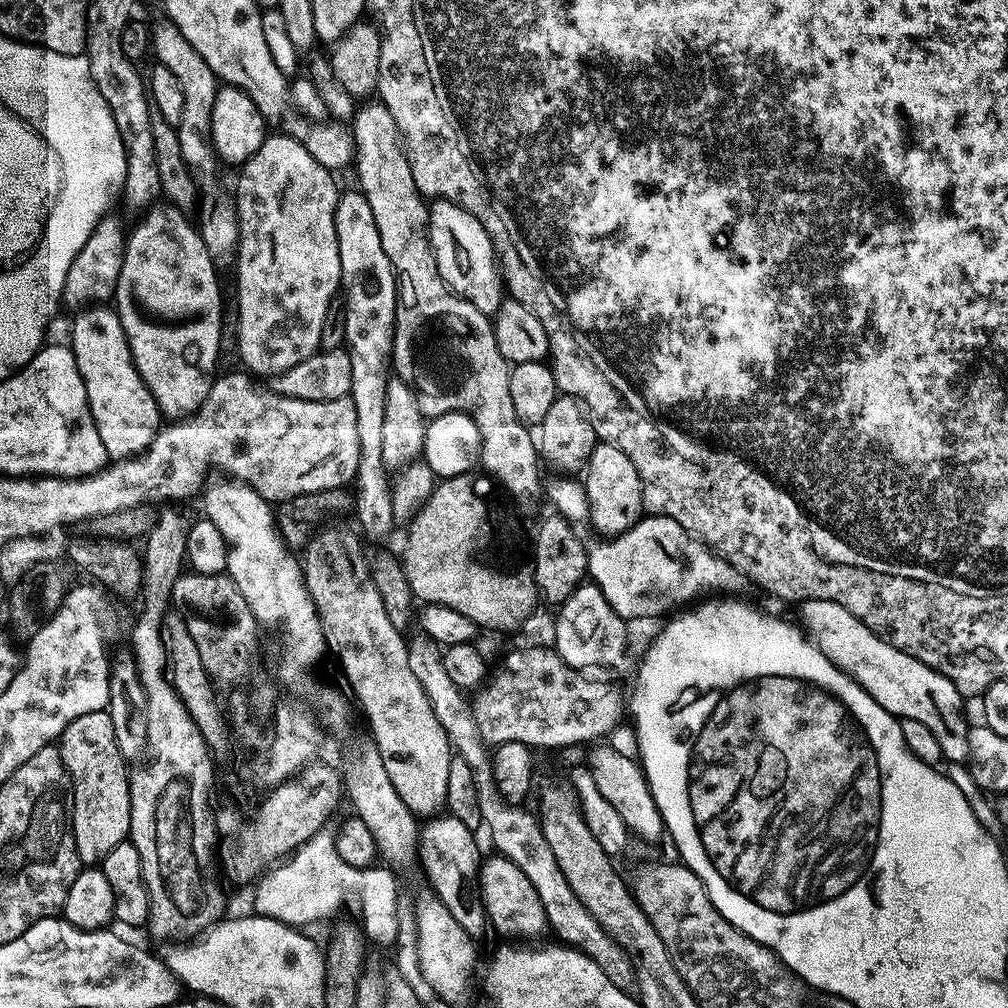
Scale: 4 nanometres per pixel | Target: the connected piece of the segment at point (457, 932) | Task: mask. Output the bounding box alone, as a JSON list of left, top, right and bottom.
[418,905,476,1004]

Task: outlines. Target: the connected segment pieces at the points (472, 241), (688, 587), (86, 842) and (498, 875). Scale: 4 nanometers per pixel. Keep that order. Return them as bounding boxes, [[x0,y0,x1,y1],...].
[[428,198,506,314],[587,514,742,622],[58,710,132,862],[478,854,549,936]]

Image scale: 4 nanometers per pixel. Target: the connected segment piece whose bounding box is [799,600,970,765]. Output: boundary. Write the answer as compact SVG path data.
M805 600L799 605L803 631L814 641L817 648L834 662L848 677L862 686L882 710L900 720L923 722L938 738L944 760L964 764L968 758L969 722L966 715L966 700L959 690L938 670L926 666L918 658L890 646L870 626L866 626L846 606L829 600Z

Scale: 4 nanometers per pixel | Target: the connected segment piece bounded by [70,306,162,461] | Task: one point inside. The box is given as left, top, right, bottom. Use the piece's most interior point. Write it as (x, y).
(127, 419)

